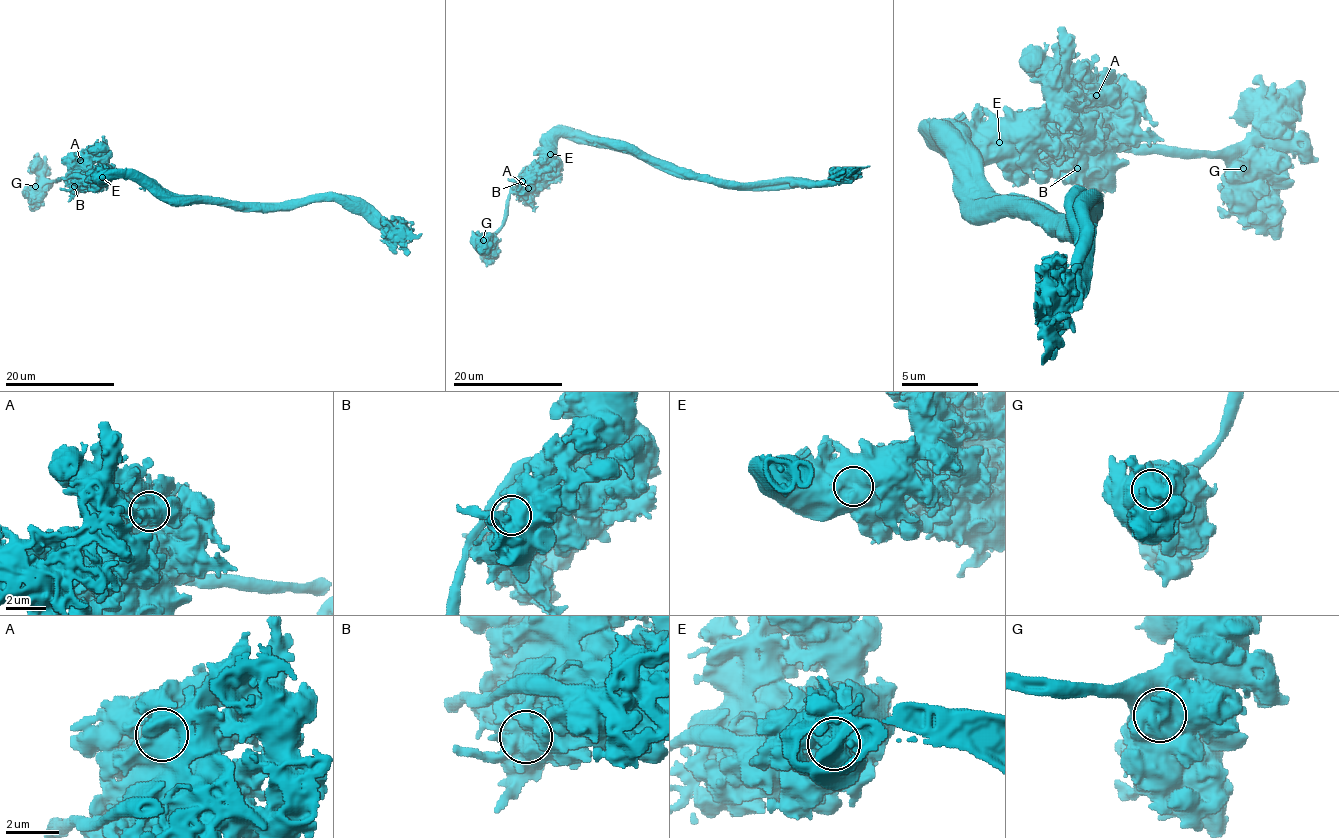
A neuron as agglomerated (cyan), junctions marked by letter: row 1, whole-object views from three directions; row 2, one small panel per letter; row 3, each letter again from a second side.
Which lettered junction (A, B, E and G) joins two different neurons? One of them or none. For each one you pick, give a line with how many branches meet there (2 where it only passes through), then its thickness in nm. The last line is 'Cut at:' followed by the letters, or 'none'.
E: branches 1; calibre 1200 nm
Cut at: E

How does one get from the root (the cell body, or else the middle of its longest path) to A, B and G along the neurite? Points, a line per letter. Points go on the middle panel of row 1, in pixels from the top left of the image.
A: (544, 155), (544, 162), (531, 177), (528, 188)
B: (544, 155), (522, 181)
G: (544, 155), (510, 193), (506, 221), (483, 240)

